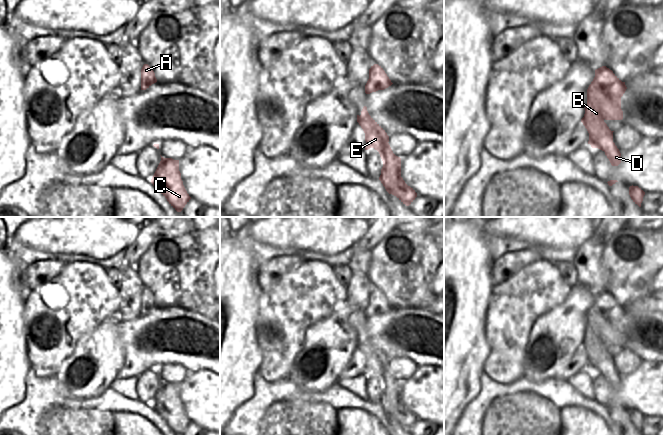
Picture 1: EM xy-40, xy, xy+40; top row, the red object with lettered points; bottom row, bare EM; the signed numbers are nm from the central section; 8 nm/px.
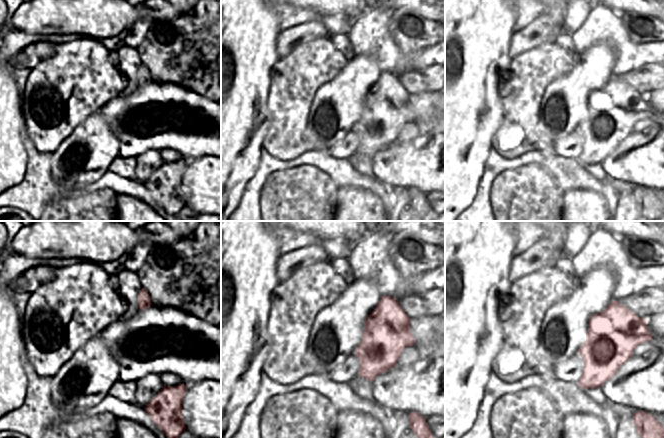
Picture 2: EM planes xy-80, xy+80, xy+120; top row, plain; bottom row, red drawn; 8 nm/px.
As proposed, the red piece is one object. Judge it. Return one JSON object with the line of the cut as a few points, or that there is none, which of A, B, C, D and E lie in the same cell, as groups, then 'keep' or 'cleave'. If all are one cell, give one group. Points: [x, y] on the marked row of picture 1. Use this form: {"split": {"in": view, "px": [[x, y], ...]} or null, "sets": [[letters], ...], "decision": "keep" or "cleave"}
{"split": {"in": "xy", "px": [[387, 142], [379, 153]]}, "sets": [["A", "B", "E"], ["C", "D"]], "decision": "cleave"}

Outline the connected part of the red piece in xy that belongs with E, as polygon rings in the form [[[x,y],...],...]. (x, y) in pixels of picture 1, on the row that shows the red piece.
[[[364,106],[361,115],[357,115],[357,122],[365,133],[365,150],[374,148],[381,153],[381,149],[389,142],[389,136],[385,130],[369,115]]]

